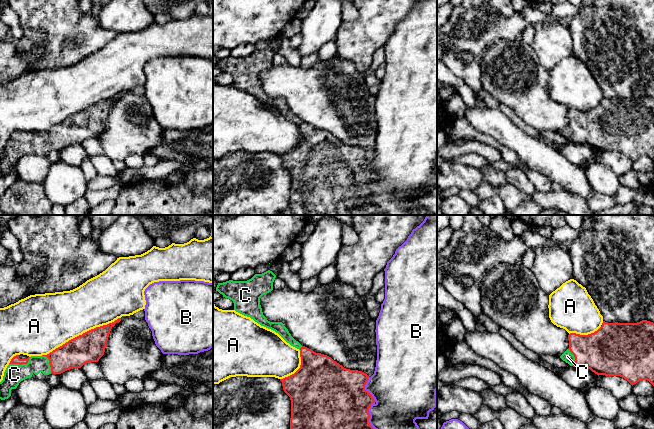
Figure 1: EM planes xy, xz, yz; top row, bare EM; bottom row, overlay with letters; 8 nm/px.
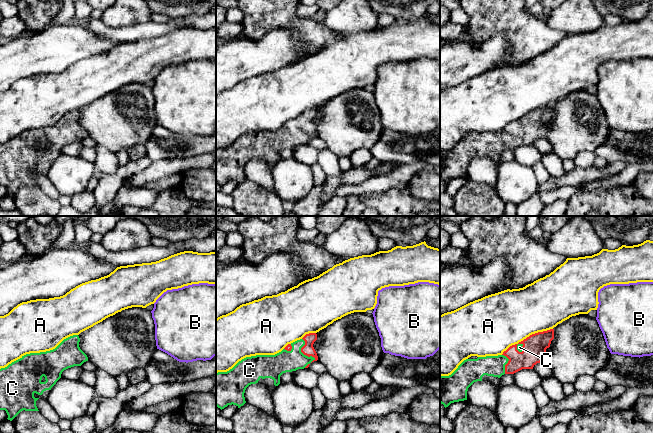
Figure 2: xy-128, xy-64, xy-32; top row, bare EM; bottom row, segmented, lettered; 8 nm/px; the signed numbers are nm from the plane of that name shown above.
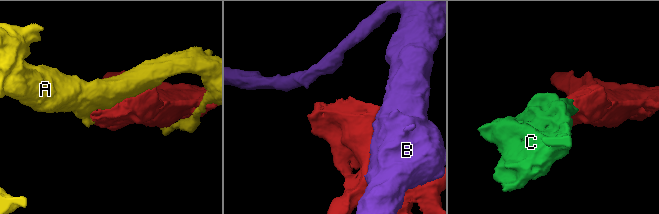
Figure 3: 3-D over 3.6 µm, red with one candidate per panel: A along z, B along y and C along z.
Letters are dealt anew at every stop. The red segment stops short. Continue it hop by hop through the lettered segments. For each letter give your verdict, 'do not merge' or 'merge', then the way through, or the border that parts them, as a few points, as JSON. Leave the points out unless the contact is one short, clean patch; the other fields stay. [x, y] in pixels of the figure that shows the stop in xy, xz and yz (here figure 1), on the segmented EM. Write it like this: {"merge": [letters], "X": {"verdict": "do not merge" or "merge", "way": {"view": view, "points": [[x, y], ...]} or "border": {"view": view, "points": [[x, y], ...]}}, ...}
{"merge": ["C"], "A": {"verdict": "do not merge"}, "B": {"verdict": "do not merge"}, "C": {"verdict": "merge"}}

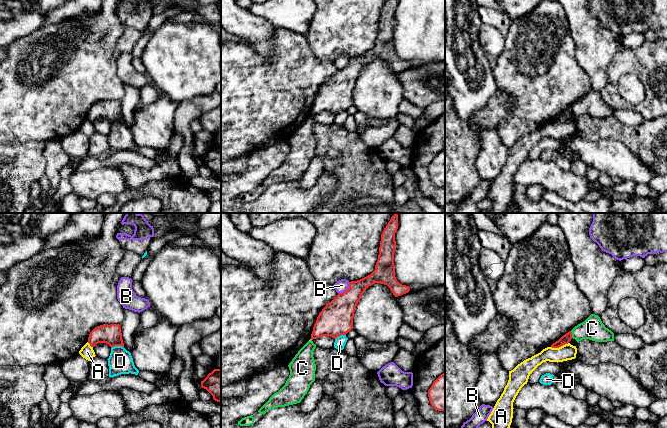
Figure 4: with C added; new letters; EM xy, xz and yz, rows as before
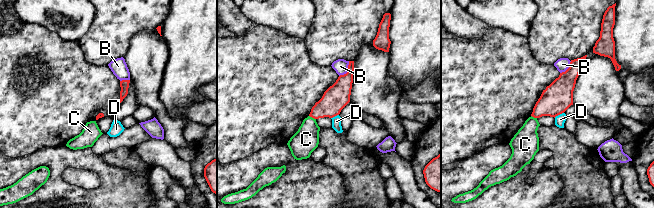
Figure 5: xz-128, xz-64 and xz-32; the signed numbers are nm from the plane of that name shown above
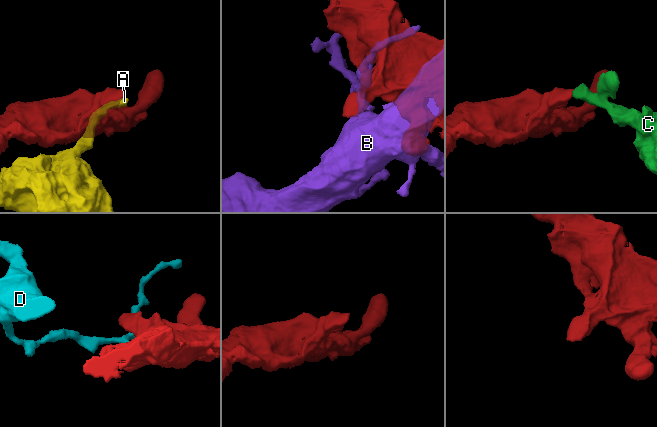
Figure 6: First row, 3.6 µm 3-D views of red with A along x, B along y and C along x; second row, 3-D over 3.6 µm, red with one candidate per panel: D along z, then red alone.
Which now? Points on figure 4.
{"merge": [], "A": {"verdict": "do not merge"}, "B": {"verdict": "do not merge"}, "C": {"verdict": "do not merge", "border": {"view": "yz", "points": [[570, 331], [572, 337]]}}, "D": {"verdict": "do not merge"}}

